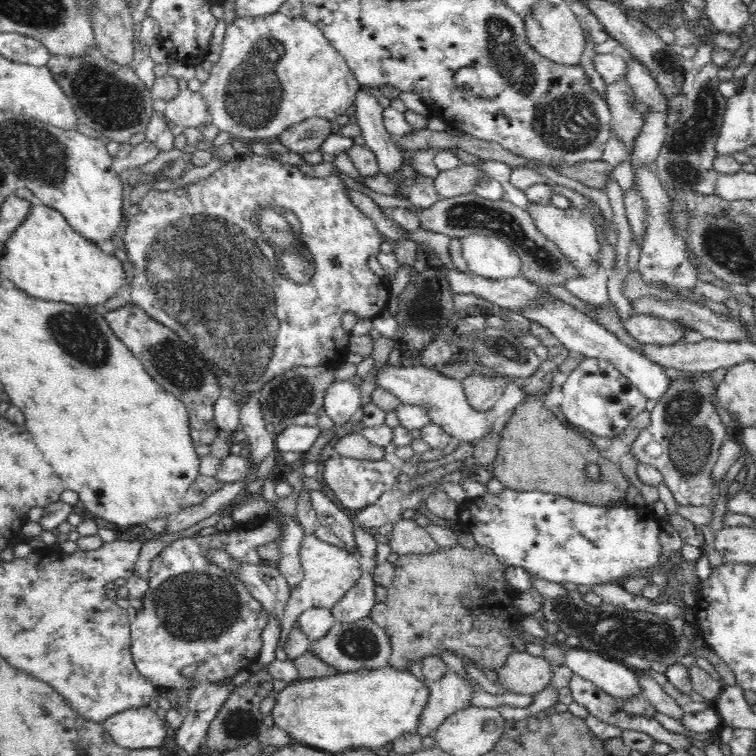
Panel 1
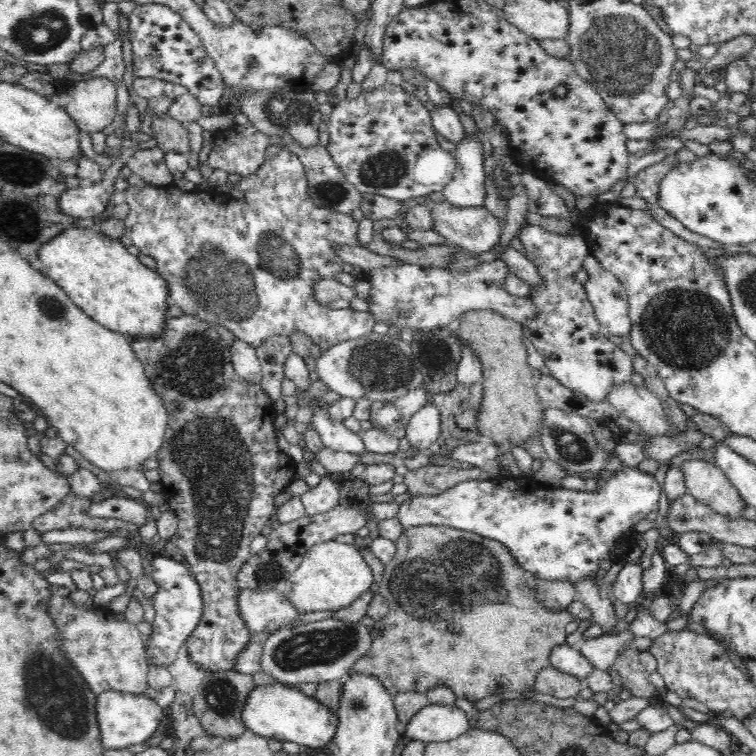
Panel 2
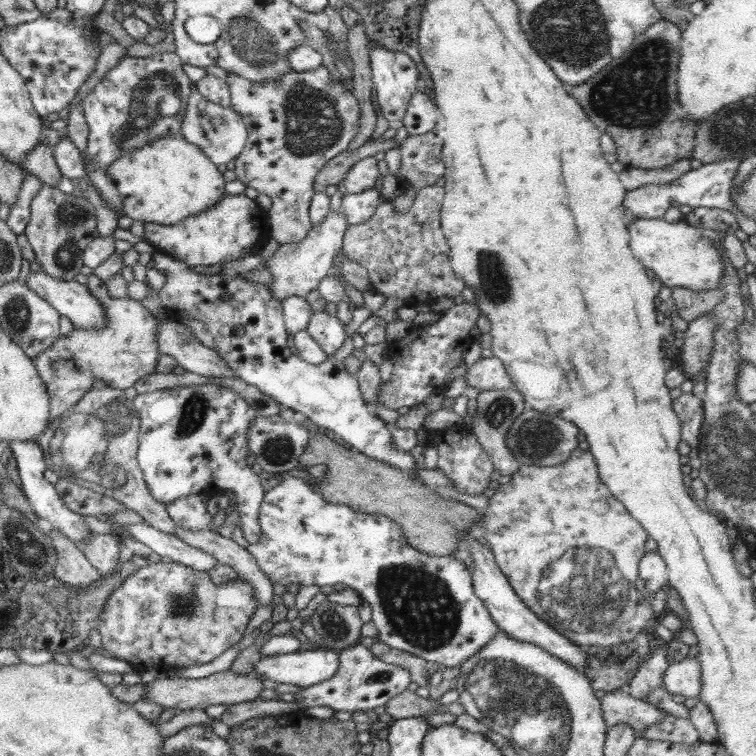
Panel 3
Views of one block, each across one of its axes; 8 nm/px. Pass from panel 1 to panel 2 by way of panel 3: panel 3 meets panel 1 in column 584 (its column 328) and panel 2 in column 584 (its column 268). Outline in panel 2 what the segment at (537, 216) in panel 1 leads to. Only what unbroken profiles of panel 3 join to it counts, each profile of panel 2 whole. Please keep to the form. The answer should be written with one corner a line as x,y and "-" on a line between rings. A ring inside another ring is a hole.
591,252
584,259
582,269
588,274
584,288
599,320
601,334
630,335
629,296
620,280
604,269

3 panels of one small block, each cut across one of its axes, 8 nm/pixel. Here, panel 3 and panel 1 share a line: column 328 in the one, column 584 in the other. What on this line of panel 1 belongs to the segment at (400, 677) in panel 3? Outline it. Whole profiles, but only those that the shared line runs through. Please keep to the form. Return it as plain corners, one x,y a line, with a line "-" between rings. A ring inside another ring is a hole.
573,674
570,678
569,689
573,701
585,706
592,716
600,720
618,726
622,730
635,730
650,735
656,742
665,742
675,748
676,751
698,744
694,739
685,735
674,733
664,729
662,724
647,716
632,716
626,714
623,709
616,705
616,698
606,691
598,688
590,680
585,680

